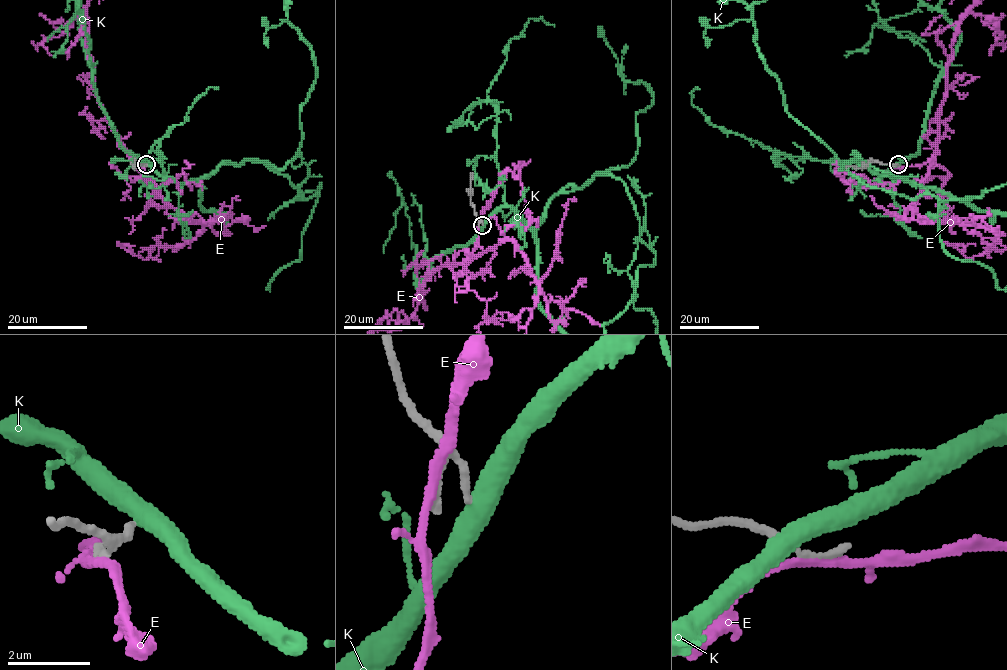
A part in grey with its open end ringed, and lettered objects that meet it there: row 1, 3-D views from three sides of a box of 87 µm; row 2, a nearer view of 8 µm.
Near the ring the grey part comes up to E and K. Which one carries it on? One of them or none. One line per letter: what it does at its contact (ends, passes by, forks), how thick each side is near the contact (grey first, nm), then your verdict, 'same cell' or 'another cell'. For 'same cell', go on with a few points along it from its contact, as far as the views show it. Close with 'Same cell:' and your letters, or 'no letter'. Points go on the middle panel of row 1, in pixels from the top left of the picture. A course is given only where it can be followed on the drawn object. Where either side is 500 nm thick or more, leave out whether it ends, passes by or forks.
E: it passes by | 170/200 nm | another cell
K: it passes by | 180/480 nm | another cell
Same cell: no letter

